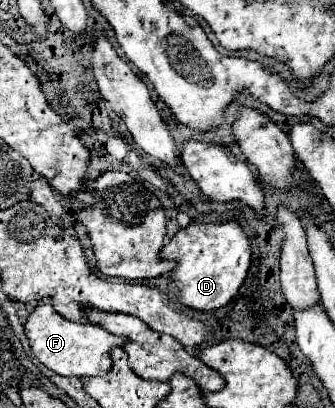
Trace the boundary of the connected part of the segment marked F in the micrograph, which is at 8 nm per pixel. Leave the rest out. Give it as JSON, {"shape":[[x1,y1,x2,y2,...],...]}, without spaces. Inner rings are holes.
{"shape":[[43,299,35,311,29,315,25,323,25,333,31,343,33,353,37,359,49,367,51,371,65,375,65,377,97,377,97,375,107,375,111,371,111,355,109,349,113,347,123,347,125,339,107,333,103,327,97,327,93,323,81,325,73,323,65,317,61,317,53,309,51,299]]}

